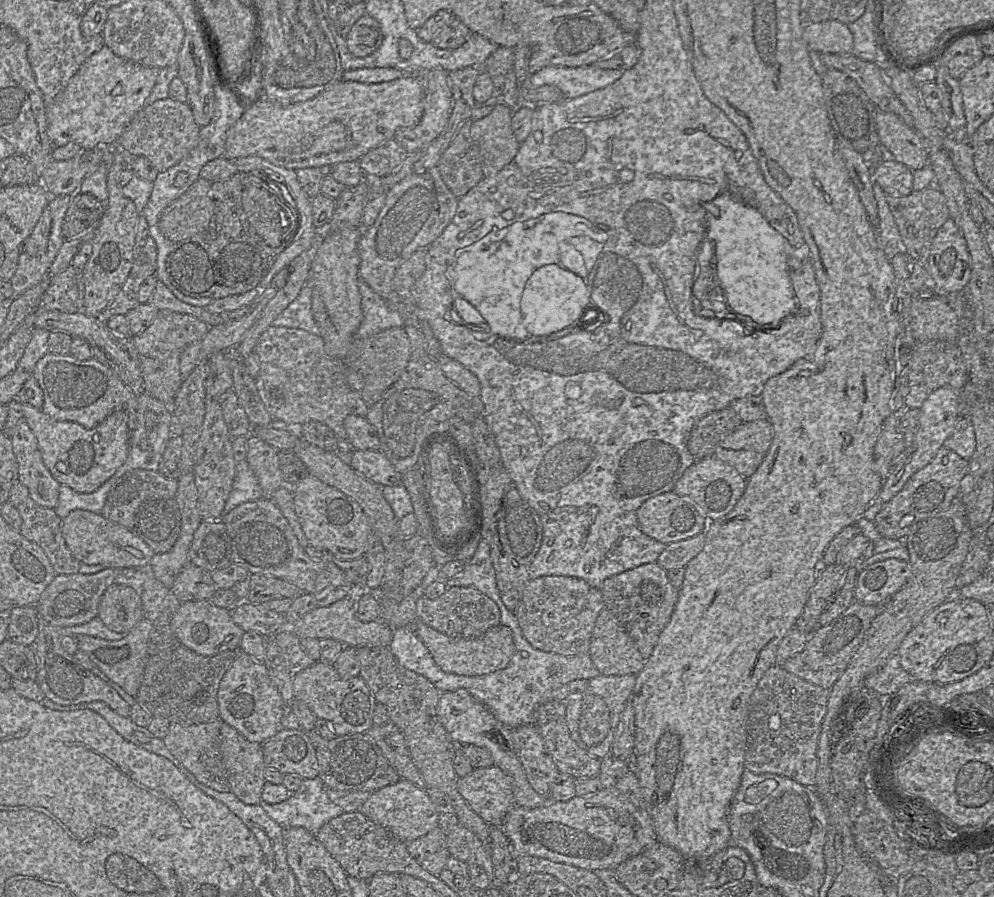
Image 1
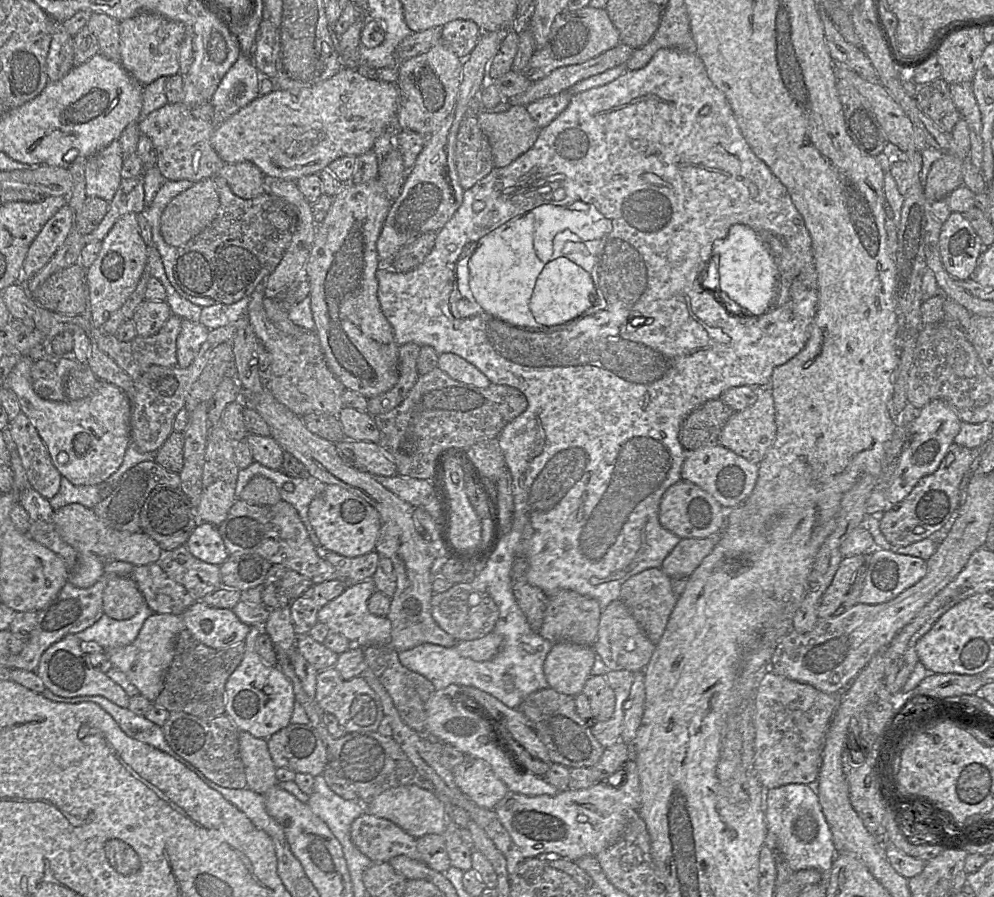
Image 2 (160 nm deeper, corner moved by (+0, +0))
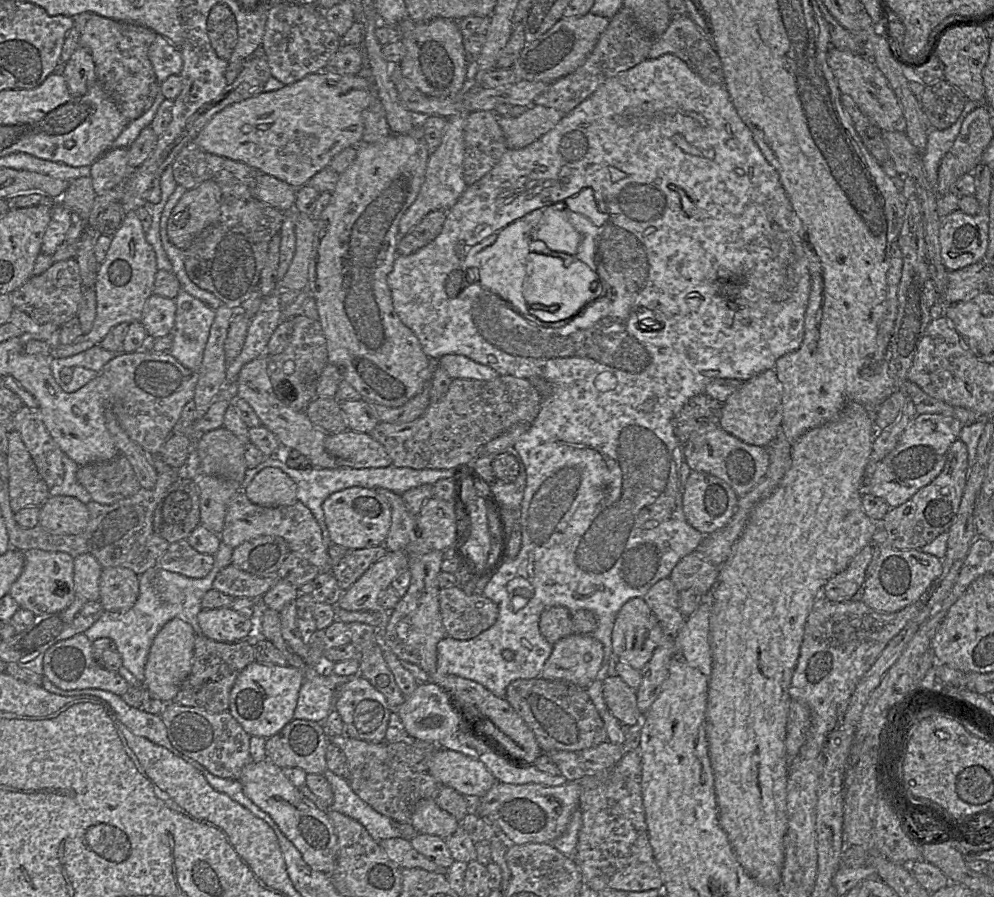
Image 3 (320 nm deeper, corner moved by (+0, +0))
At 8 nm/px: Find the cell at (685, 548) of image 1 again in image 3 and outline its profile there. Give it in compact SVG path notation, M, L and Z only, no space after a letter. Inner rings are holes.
M694 551L676 564L669 578L679 592L695 588L705 595L710 593L718 573L718 566L710 563L698 551Z

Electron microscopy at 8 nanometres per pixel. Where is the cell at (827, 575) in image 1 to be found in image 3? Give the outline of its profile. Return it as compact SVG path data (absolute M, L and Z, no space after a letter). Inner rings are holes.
M873 544L862 548L845 570L833 576L824 586L824 597L833 602L845 602L853 598L863 586L868 567L873 560Z

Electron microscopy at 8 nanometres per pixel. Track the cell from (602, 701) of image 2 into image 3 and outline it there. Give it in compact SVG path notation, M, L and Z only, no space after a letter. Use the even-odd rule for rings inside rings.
M601 675L599 679L603 681L603 698L612 715L623 725L639 726L643 714L637 707L636 690L618 675Z

